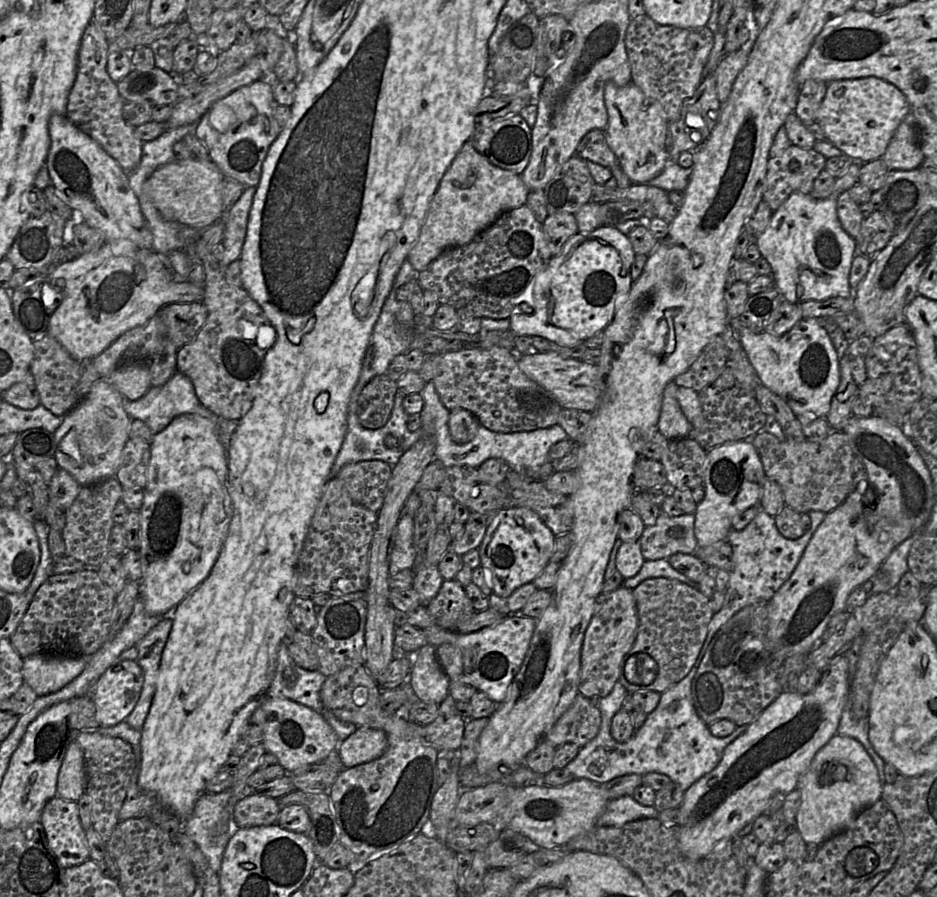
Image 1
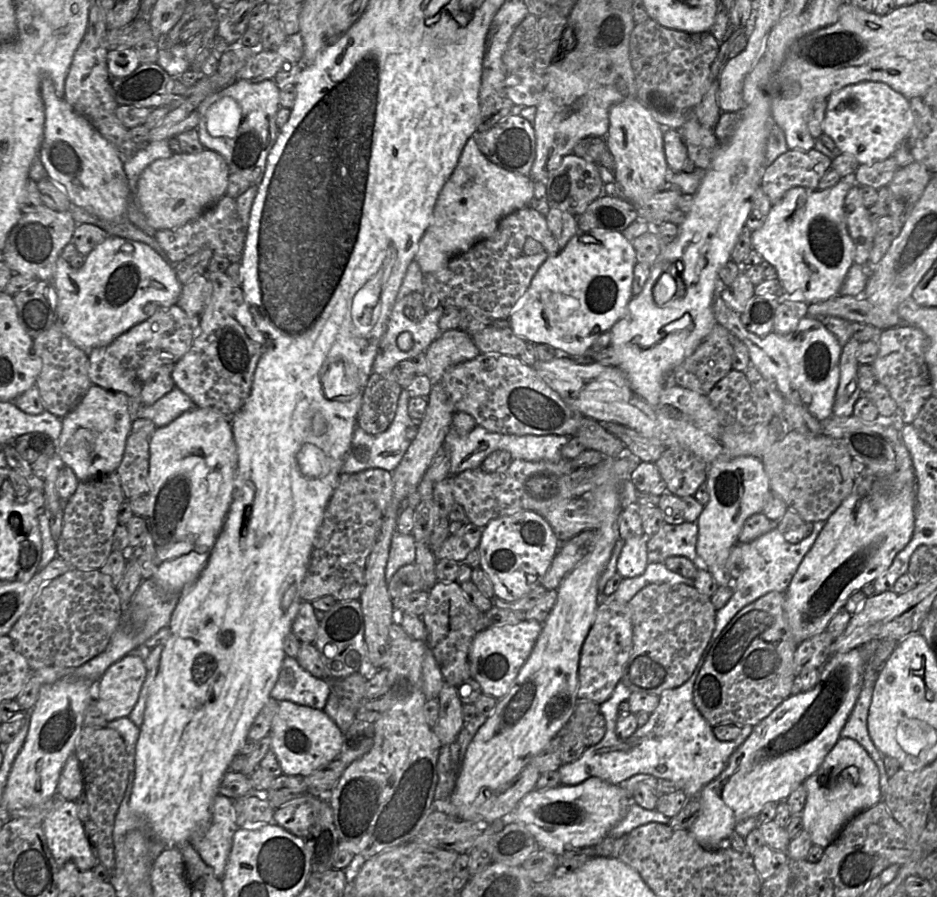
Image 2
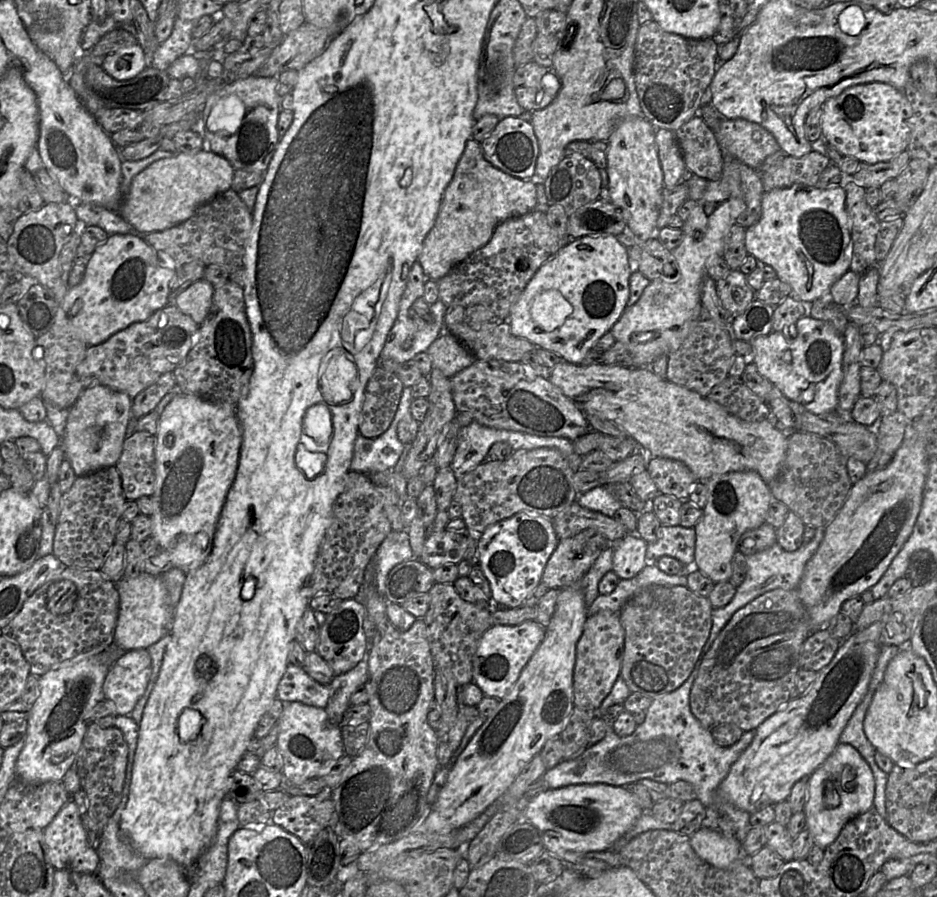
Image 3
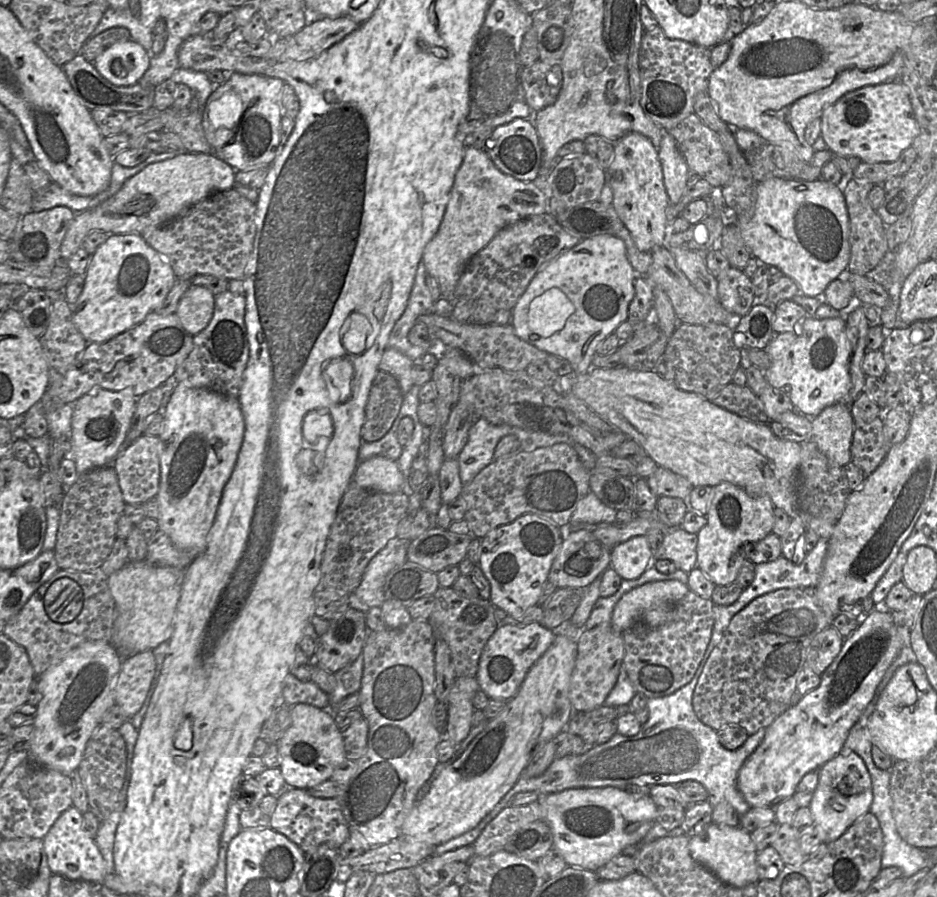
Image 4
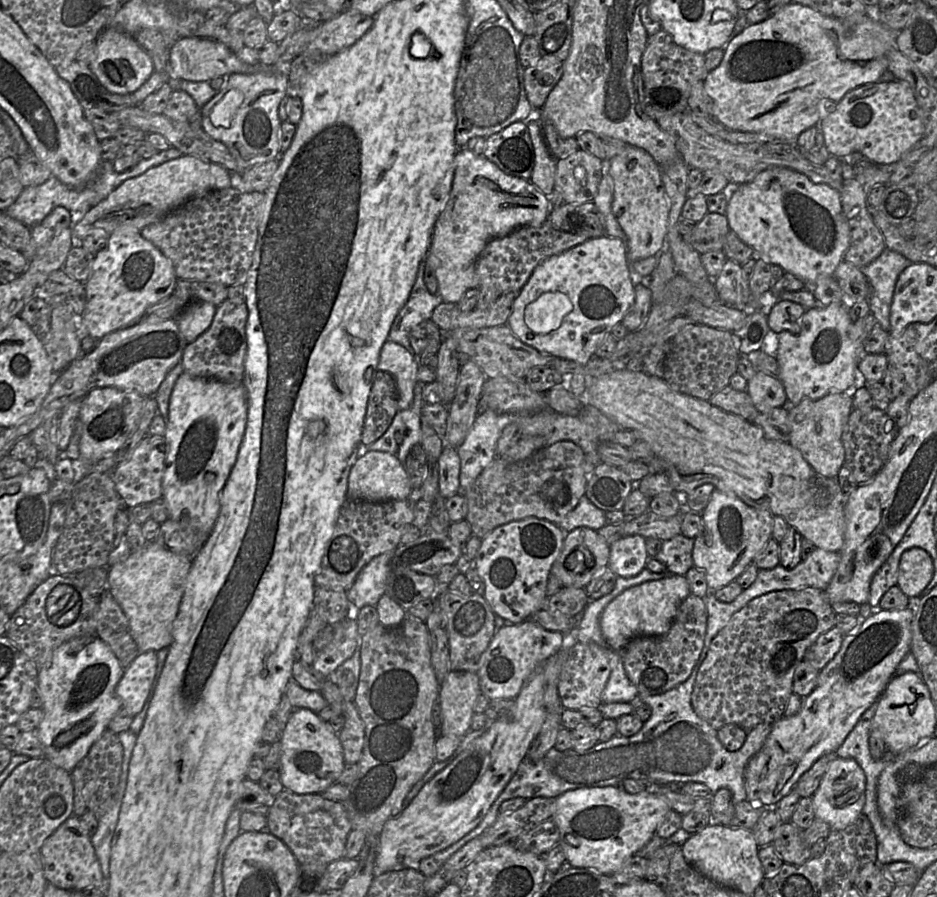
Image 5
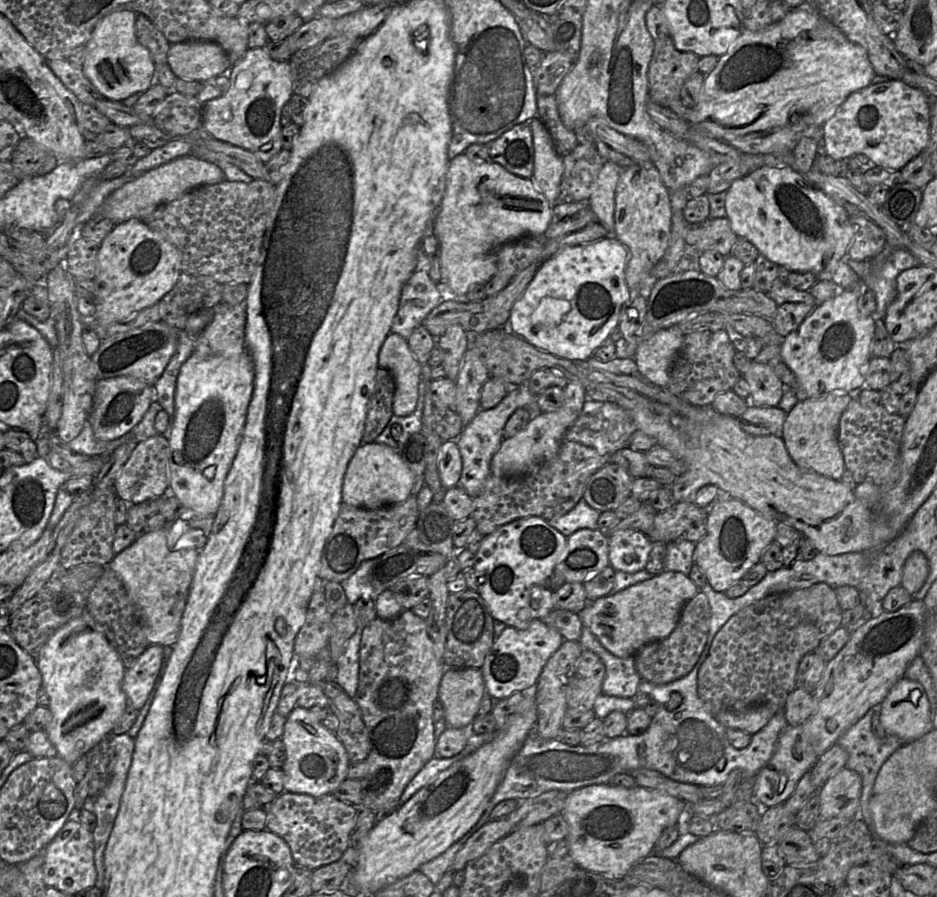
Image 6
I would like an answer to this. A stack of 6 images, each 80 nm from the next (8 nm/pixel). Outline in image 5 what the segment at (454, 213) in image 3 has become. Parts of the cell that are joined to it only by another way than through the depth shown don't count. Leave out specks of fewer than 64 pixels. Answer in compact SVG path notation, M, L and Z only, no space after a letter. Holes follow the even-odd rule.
M466 147L459 148L454 158L454 174L453 174L453 181L452 181L452 187L449 194L449 198L446 202L445 207L443 208L443 210L441 211L441 213L439 214L435 222L433 232L432 232L430 249L428 250L428 253L425 257L426 266L430 267L434 271L435 276L437 278L438 295L441 297L441 299L445 302L457 303L468 289L477 287L477 278L475 274L475 262L489 240L495 237L505 236L519 227L540 226L546 220L548 220L549 212L550 212L549 196L546 196L540 190L538 190L530 182L530 180L526 180L526 179L505 173L496 164L494 164L489 159L484 157L484 154L476 155L472 153L470 150L468 150Z

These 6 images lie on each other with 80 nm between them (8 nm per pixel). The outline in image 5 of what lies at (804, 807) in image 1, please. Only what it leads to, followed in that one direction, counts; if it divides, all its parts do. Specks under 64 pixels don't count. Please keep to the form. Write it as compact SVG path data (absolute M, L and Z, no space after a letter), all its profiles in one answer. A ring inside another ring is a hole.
M836 757L830 763L812 799L817 819L828 823L832 830L846 828L863 814L866 799L865 772L854 759Z

